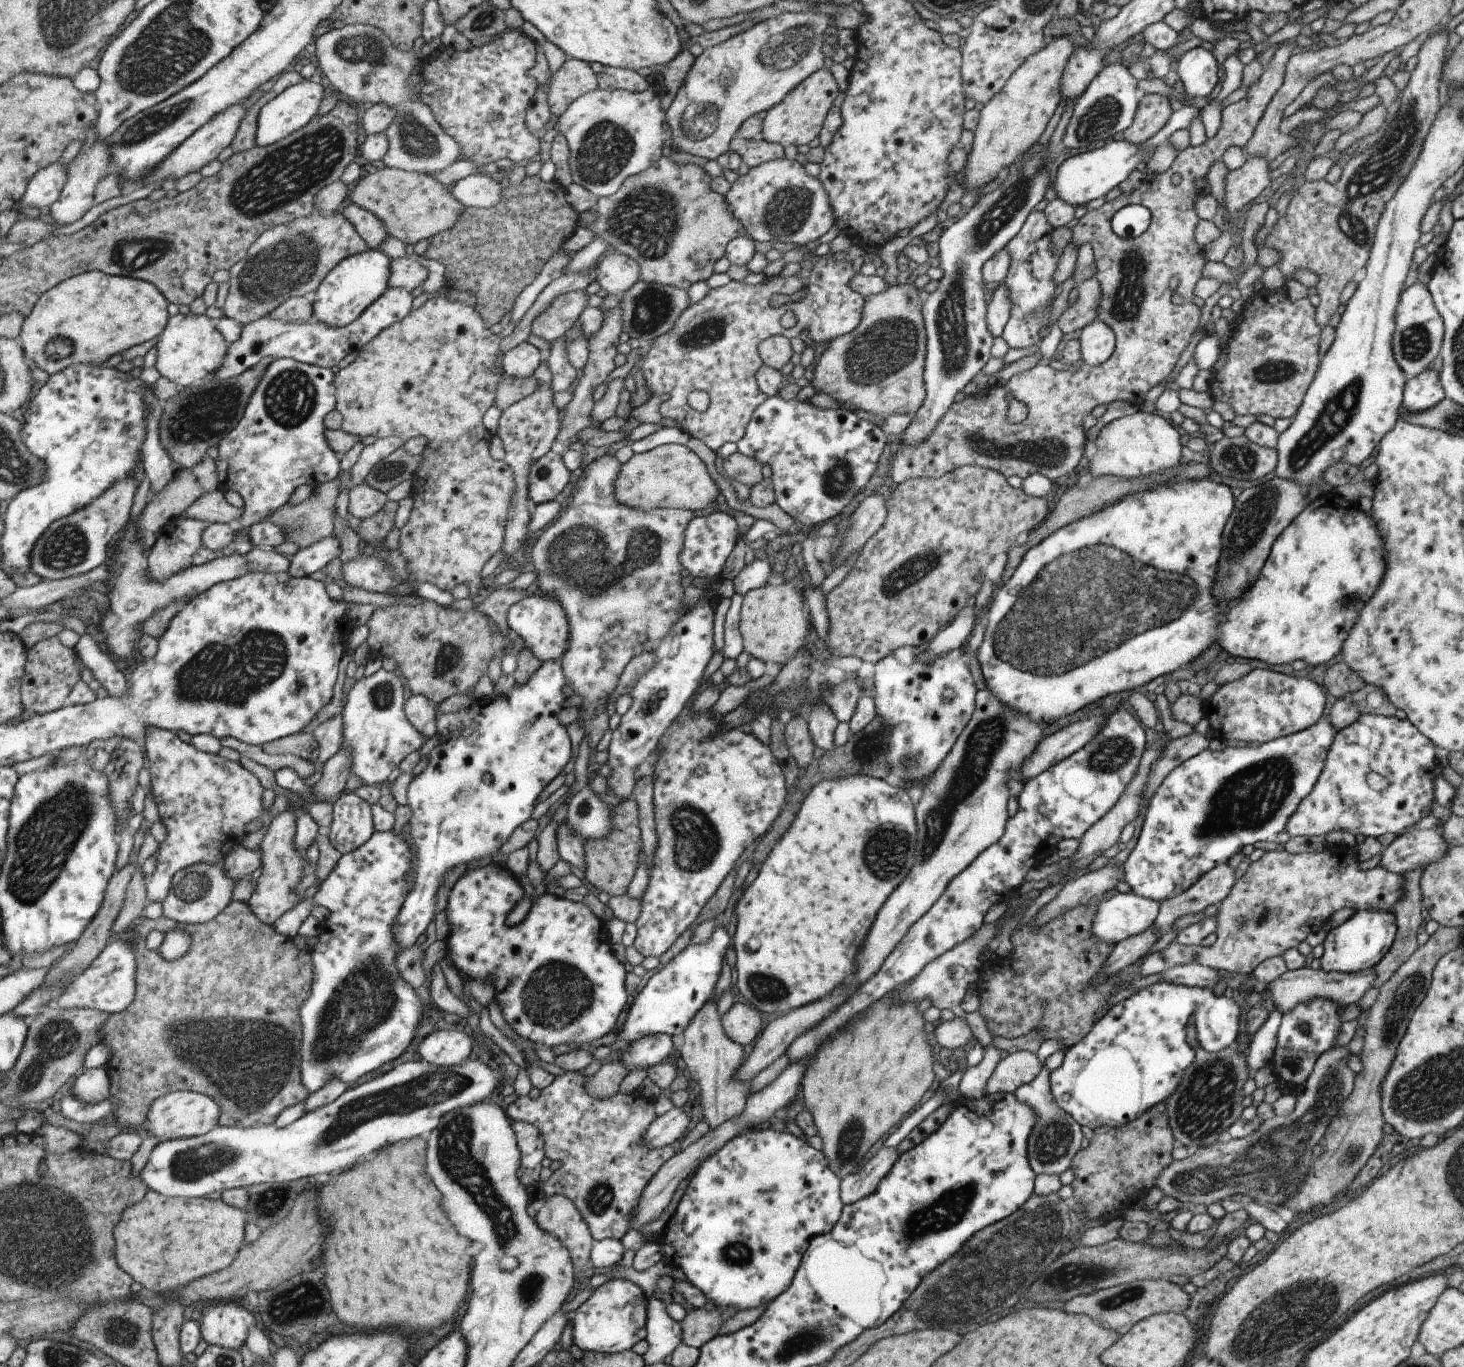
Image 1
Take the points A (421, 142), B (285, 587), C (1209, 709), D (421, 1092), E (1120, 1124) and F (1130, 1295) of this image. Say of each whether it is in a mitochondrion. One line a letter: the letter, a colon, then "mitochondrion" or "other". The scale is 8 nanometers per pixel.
A: mitochondrion
B: other
C: other
D: mitochondrion
E: other
F: mitochondrion

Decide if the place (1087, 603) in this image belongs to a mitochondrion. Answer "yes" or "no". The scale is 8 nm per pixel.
yes

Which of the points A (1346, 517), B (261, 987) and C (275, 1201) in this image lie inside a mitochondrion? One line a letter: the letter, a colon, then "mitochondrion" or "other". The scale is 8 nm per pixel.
A: other
B: other
C: mitochondrion

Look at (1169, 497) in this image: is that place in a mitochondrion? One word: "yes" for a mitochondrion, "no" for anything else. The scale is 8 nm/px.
no

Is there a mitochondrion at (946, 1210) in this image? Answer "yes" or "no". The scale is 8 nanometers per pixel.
yes

